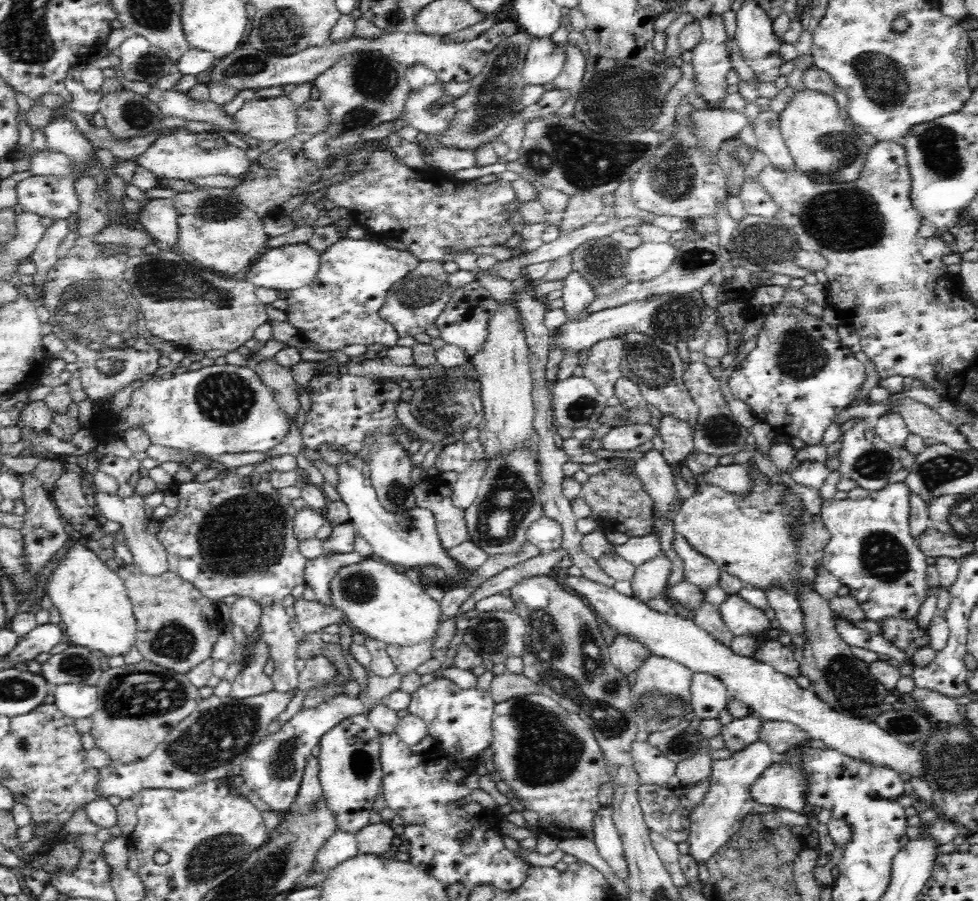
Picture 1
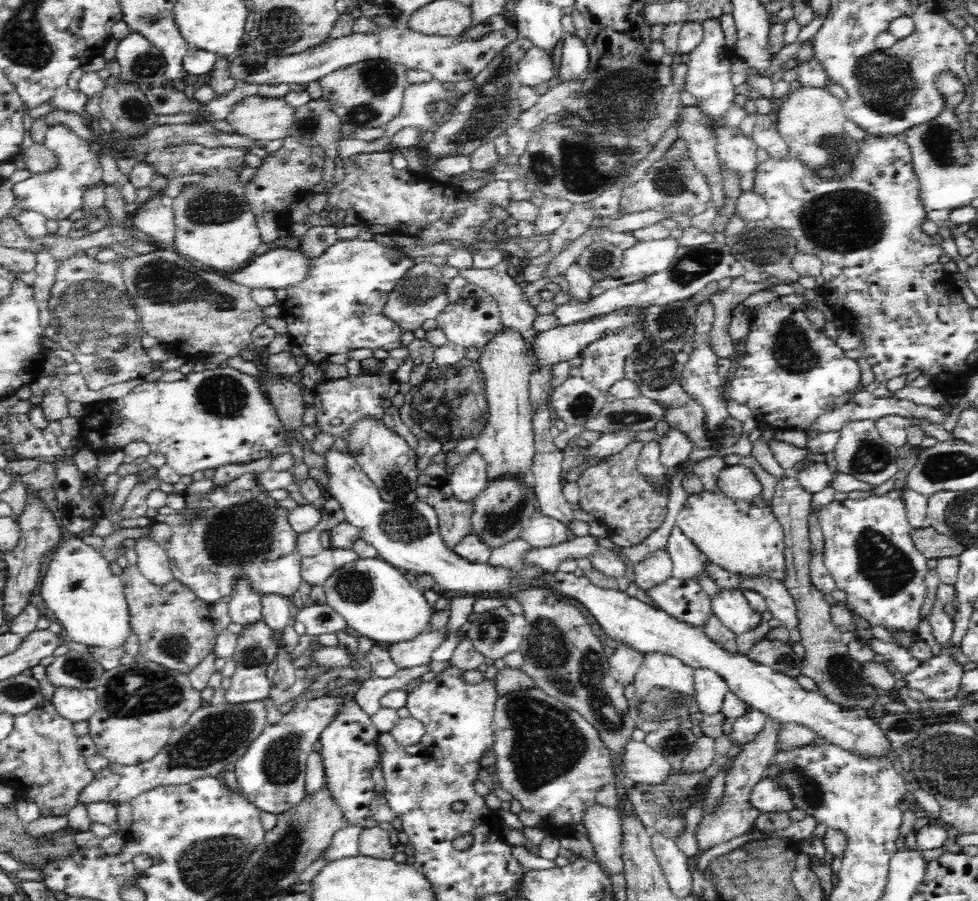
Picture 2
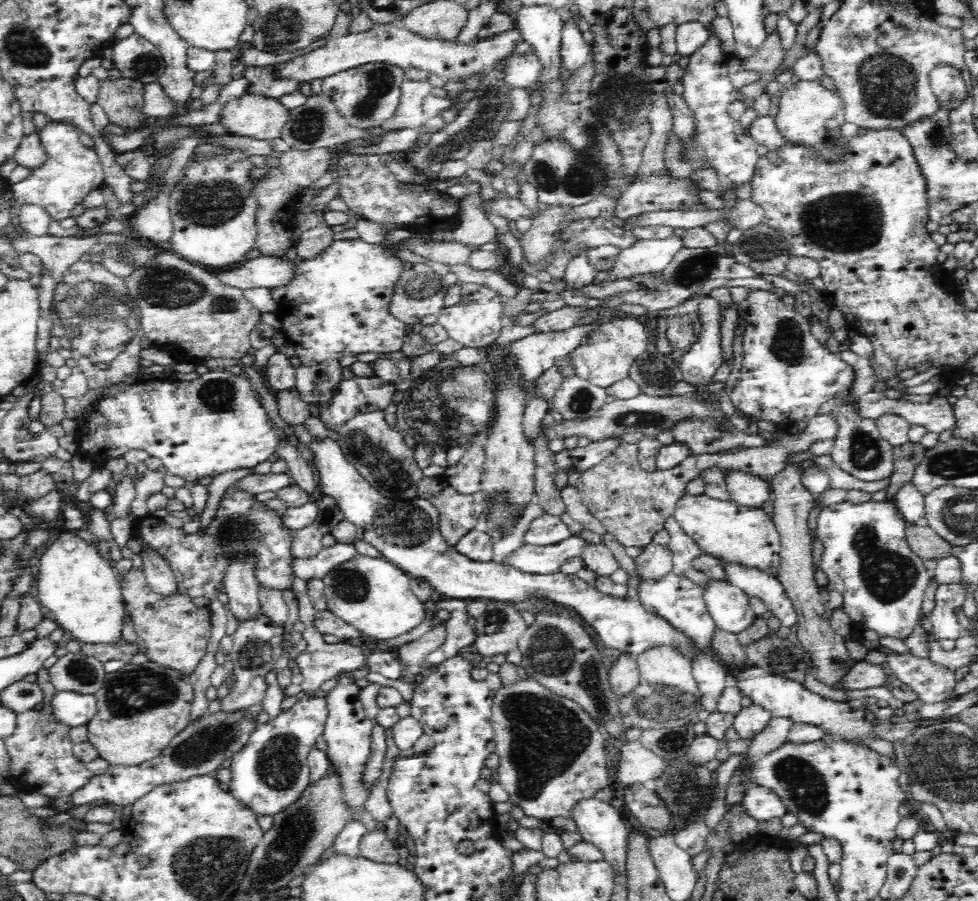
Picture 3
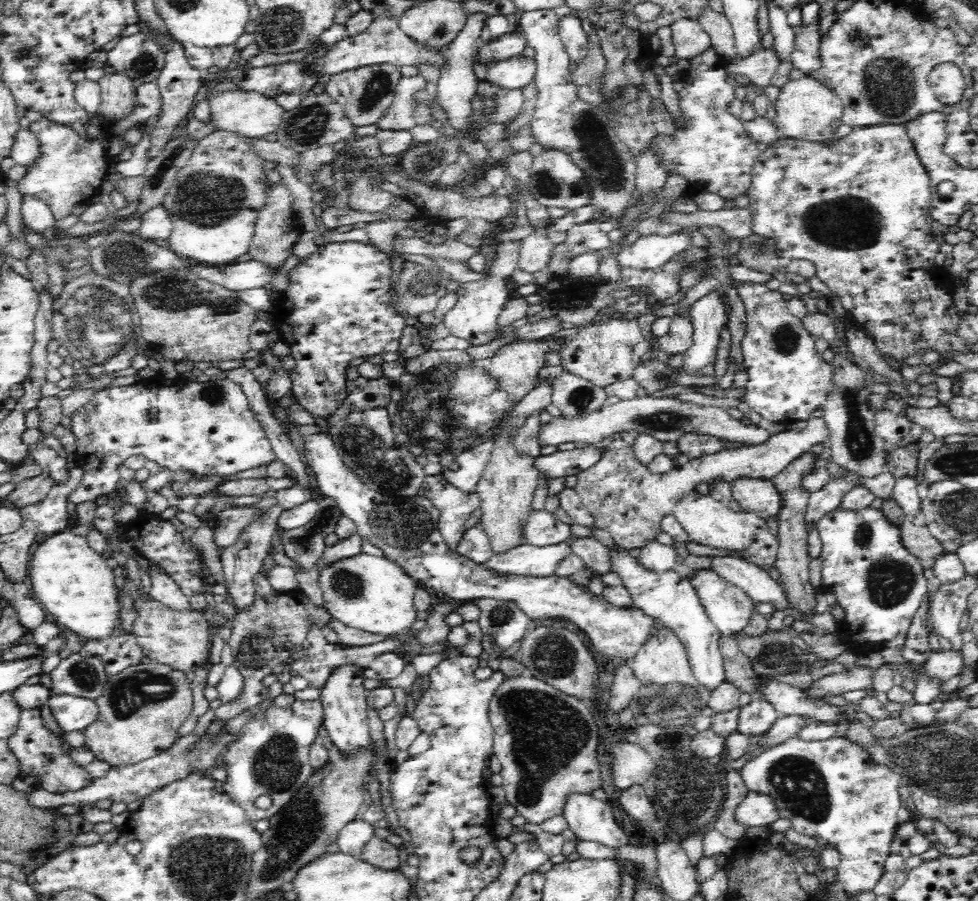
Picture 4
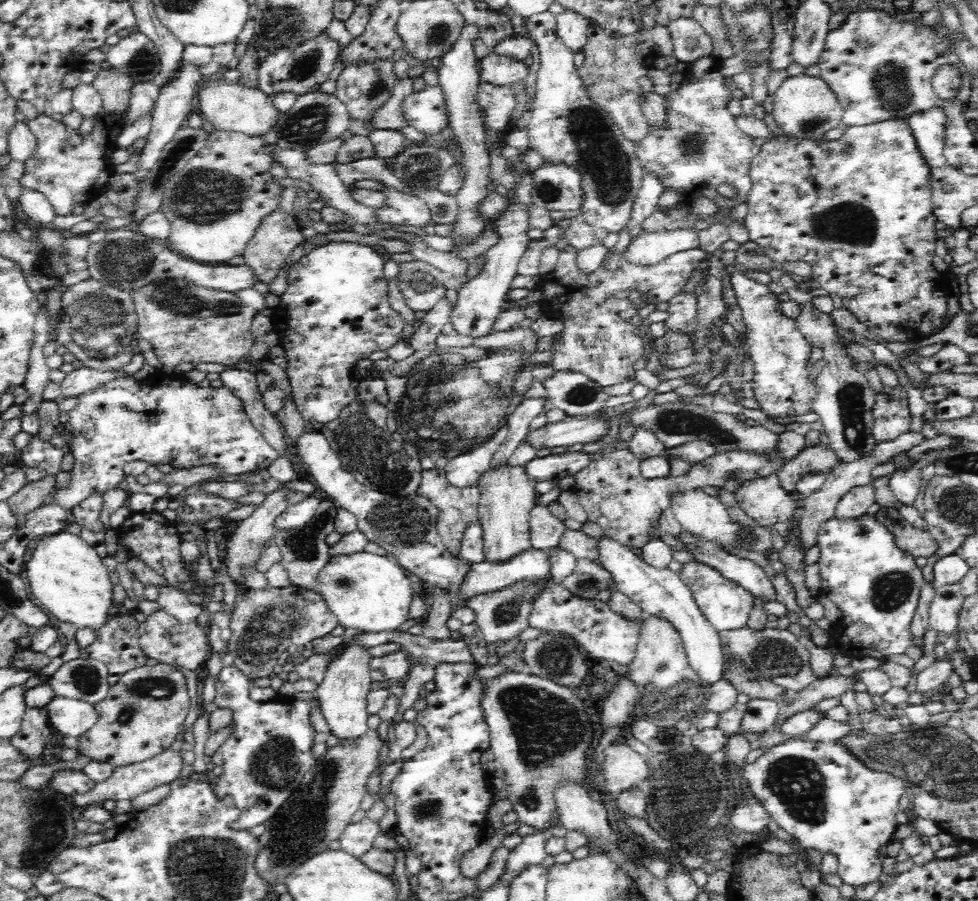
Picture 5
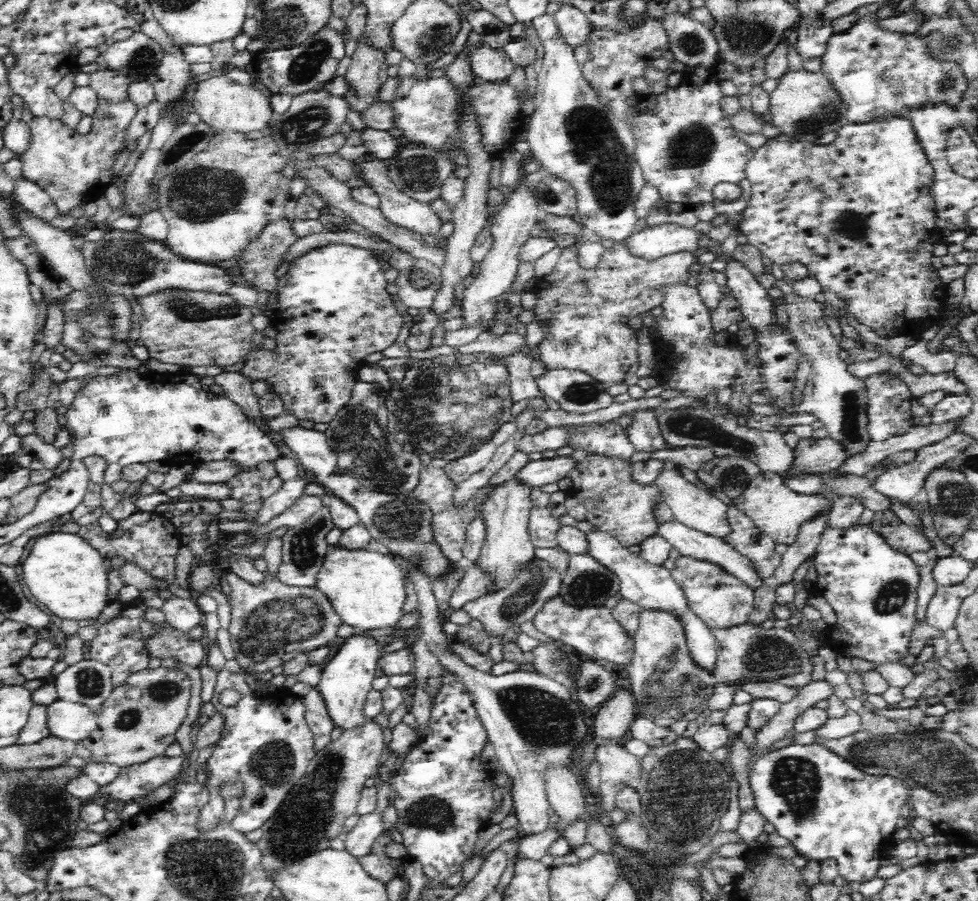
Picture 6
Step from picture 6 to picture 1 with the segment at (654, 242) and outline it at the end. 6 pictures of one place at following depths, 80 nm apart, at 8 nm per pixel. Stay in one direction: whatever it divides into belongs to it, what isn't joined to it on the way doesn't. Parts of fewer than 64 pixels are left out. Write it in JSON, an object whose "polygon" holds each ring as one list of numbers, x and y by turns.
{"polygon":[[668,240,663,243,642,243,628,252,628,262,622,268,622,275,628,282,646,282,668,270,674,262,677,248]]}

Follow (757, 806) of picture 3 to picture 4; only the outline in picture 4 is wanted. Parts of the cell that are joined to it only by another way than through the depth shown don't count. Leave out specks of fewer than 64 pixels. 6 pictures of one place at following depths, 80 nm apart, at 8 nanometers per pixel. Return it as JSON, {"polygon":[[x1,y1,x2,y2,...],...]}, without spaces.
{"polygon":[[750,790,734,813,736,813,736,821,745,827,768,826,780,818,772,797]]}

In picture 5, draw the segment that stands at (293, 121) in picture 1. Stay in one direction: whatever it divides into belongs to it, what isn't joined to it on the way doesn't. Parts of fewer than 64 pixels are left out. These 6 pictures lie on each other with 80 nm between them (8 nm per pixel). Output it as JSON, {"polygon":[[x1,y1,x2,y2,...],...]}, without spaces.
{"polygon":[[224,79,205,81,198,90,199,114,210,121,216,129,248,136,262,136,270,128,274,129,279,113,273,105,272,97,258,88,247,88,243,84,228,84]]}

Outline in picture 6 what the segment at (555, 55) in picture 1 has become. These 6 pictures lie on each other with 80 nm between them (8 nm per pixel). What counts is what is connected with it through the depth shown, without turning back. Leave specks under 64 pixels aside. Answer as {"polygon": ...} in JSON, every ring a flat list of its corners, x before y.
{"polygon":[[487,45,481,47,468,48,466,46,466,55,470,61,470,67,476,77,483,81,502,82,508,81,512,72,516,70,516,64,506,56,503,49,490,48]]}

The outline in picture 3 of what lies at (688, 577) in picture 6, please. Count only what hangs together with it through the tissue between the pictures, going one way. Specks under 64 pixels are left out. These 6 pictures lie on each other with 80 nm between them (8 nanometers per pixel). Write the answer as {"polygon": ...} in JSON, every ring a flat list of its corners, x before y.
{"polygon":[[710,578,710,583,701,592,716,628,738,634,756,620,757,614,750,608,748,593,728,581]]}

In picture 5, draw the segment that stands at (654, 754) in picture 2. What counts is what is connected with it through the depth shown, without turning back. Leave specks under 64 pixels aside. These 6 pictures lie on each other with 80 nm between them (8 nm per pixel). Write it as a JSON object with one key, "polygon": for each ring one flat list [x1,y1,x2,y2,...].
{"polygon":[[613,742,603,753,605,790,614,797,649,775,647,756,634,751,627,743]]}

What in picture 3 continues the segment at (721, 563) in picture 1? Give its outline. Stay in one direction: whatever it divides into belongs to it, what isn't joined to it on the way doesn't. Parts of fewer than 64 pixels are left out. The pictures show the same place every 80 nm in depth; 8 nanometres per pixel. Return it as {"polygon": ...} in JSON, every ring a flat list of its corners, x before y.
{"polygon":[[705,493,700,496,686,494,677,503,674,518,701,548,702,553,777,577,780,567,780,533,773,519,763,509,748,509,733,501,710,498]]}

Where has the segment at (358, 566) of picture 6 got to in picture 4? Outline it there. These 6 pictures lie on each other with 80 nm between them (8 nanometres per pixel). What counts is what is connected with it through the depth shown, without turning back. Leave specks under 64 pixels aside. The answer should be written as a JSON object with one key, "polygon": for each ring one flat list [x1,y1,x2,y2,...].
{"polygon":[[360,553,320,569,319,574,325,609,346,626,392,636,403,633,417,622,414,607,417,582,387,557]]}

